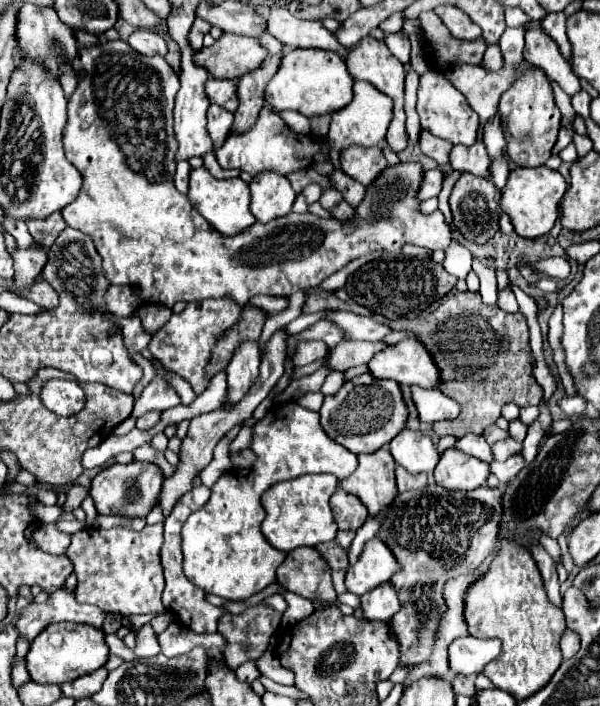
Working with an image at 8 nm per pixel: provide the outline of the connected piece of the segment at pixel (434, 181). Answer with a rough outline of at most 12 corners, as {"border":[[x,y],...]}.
{"border":[[441,169],[425,171],[417,199],[437,197],[443,183]]}

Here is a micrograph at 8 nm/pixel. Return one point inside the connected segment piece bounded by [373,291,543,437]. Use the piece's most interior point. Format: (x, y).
(483, 353)

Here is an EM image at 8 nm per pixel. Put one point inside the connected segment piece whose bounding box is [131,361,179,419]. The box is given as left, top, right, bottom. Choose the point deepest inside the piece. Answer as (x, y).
(158, 395)

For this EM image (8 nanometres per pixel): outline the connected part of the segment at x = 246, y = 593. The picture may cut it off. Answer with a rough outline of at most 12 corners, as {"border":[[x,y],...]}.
{"border":[[273,405],[253,467],[223,473],[183,525],[185,577],[245,601],[287,553],[261,533],[263,495],[357,457],[319,413]]}

